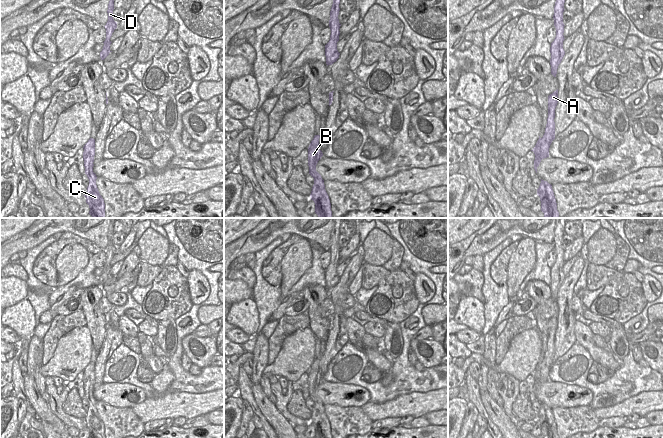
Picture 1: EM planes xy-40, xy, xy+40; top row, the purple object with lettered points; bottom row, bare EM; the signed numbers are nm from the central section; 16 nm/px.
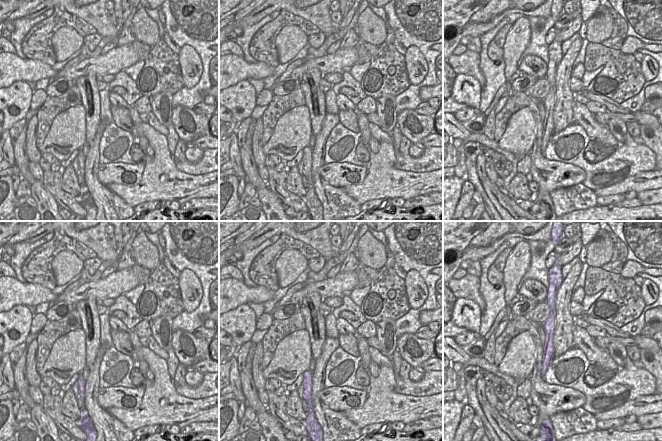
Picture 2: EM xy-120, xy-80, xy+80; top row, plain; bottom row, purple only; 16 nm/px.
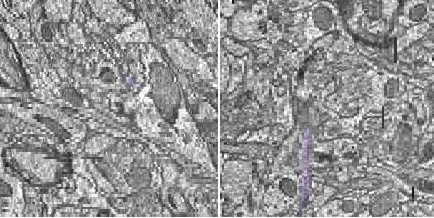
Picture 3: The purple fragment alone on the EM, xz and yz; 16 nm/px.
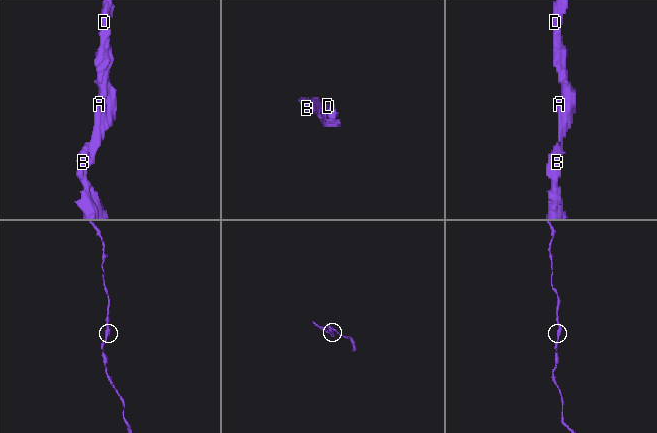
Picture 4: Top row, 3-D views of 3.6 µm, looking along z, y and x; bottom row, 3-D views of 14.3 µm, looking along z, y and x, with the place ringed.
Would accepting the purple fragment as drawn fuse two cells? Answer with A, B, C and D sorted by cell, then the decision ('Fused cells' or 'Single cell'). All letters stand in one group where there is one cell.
Groups: A B C D. Single cell.

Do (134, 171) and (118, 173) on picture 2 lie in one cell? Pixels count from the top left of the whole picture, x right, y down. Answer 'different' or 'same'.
same

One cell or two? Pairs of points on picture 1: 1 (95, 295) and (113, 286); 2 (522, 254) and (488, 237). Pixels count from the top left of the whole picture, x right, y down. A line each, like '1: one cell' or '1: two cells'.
1: two cells
2: two cells

